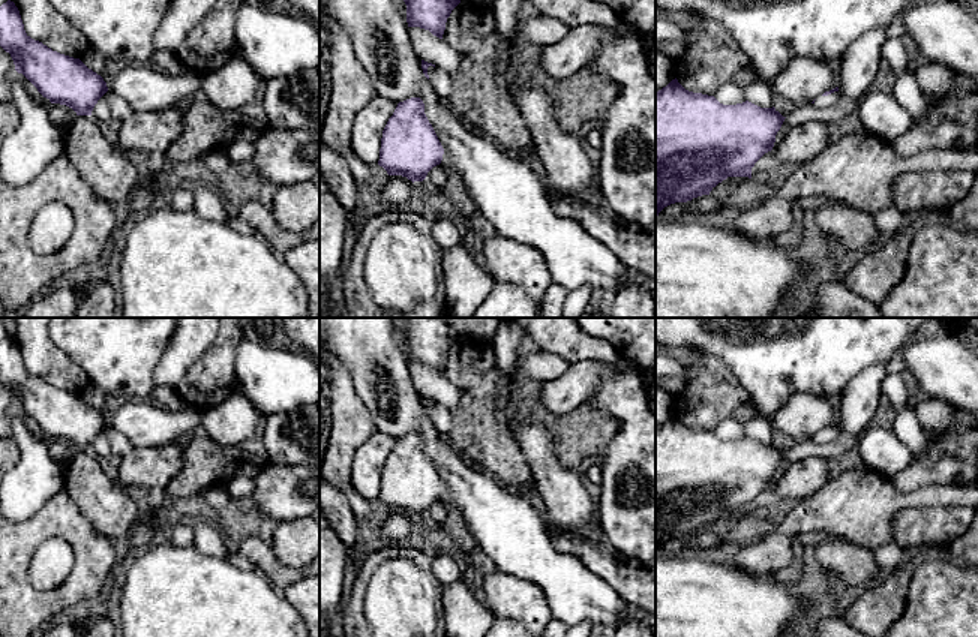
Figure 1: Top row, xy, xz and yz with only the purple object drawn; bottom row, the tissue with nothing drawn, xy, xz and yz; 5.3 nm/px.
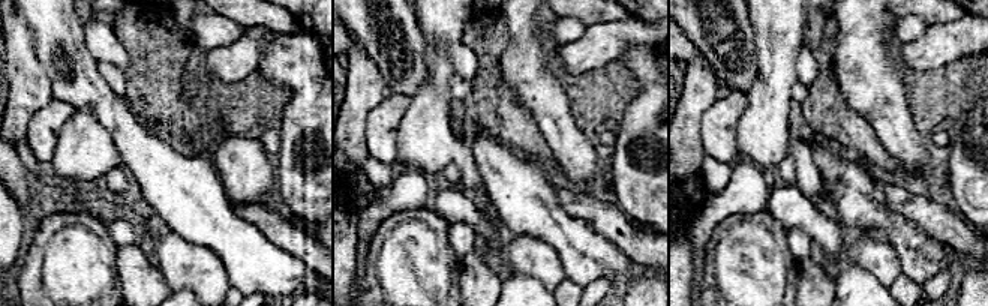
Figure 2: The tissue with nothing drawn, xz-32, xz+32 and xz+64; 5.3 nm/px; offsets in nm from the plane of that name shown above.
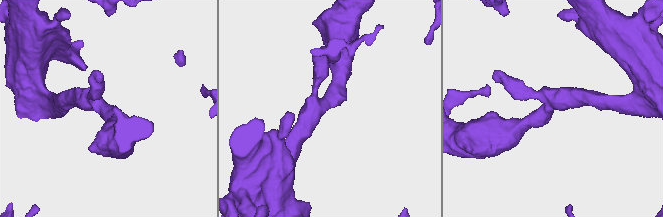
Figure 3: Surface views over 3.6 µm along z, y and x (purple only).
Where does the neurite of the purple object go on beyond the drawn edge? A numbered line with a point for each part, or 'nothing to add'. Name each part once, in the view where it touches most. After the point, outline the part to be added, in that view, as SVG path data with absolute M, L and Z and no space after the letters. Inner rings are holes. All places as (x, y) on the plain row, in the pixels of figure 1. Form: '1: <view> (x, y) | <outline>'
1: yz (822, 438) | M834 427L828 432L819 432L816 433L814 436L814 442L819 444L819 445L826 445L826 444L831 444L834 442L837 438L838 438L838 433L840 433L840 429L838 427Z

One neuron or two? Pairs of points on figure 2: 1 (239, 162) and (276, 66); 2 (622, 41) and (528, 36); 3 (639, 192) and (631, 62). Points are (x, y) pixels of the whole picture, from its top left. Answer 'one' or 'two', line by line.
1: two
2: two
3: one

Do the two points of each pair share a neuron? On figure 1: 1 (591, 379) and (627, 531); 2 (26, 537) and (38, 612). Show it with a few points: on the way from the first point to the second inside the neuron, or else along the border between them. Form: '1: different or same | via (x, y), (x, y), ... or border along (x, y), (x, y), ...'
1: different | border along (624, 373), (609, 376), (585, 403)
2: same | via (17, 555), (17, 591), (20, 594)

